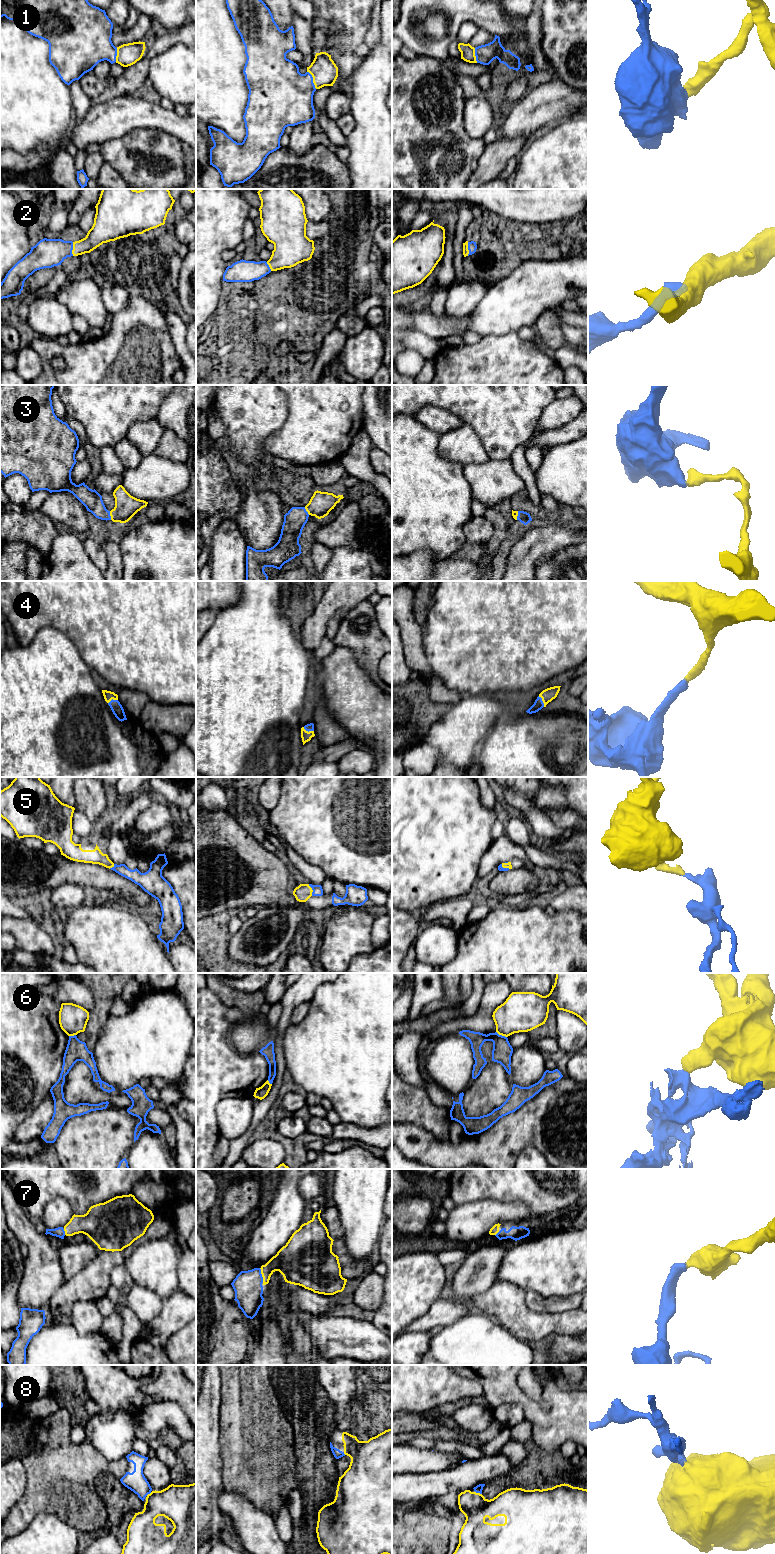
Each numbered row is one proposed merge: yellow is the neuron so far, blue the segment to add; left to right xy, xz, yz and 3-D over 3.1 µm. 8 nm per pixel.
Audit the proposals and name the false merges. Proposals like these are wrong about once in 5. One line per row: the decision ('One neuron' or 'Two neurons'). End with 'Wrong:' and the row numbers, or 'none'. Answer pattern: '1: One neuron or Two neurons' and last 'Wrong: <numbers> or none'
1: One neuron
2: One neuron
3: One neuron
4: One neuron
5: One neuron
6: Two neurons
7: One neuron
8: One neuron
Wrong: 6

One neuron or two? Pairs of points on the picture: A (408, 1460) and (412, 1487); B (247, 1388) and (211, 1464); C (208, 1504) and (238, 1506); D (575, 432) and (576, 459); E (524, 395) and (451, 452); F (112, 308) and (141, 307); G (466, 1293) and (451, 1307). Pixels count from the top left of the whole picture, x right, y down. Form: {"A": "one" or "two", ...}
{"A": "two", "B": "two", "C": "two", "D": "two", "E": "two", "F": "two", "G": "two"}

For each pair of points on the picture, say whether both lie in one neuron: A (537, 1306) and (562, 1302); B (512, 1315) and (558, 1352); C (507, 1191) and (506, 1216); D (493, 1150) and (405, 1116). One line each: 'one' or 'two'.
A: one
B: two
C: two
D: two

